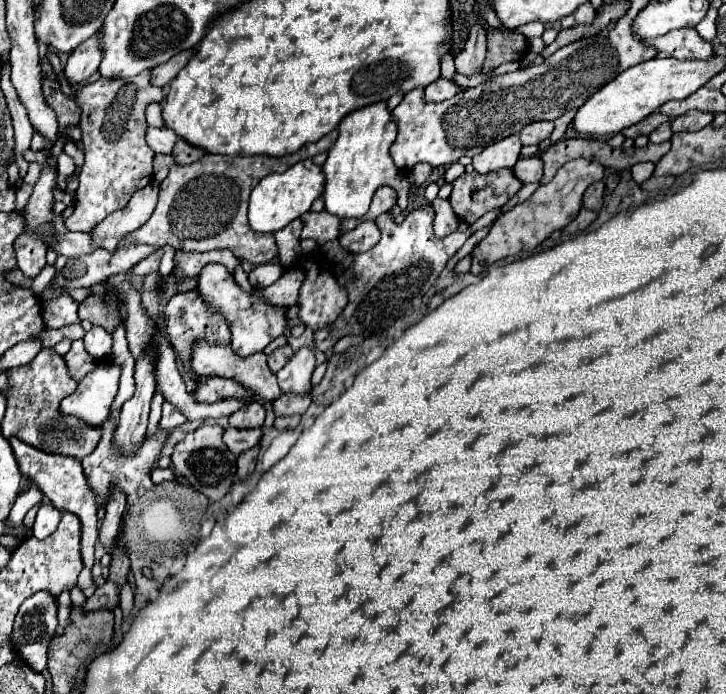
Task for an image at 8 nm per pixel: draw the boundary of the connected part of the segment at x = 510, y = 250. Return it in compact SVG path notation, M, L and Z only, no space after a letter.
M574 159L566 163L550 183L538 185L538 189L530 195L530 199L526 199L524 203L516 203L510 211L502 213L494 221L490 233L470 253L472 257L470 273L480 275L498 259L504 259L508 255L518 255L520 251L534 251L544 239L548 239L554 231L564 229L576 217L576 213L582 207L582 193L602 177L604 177L604 167L596 165L594 161Z

